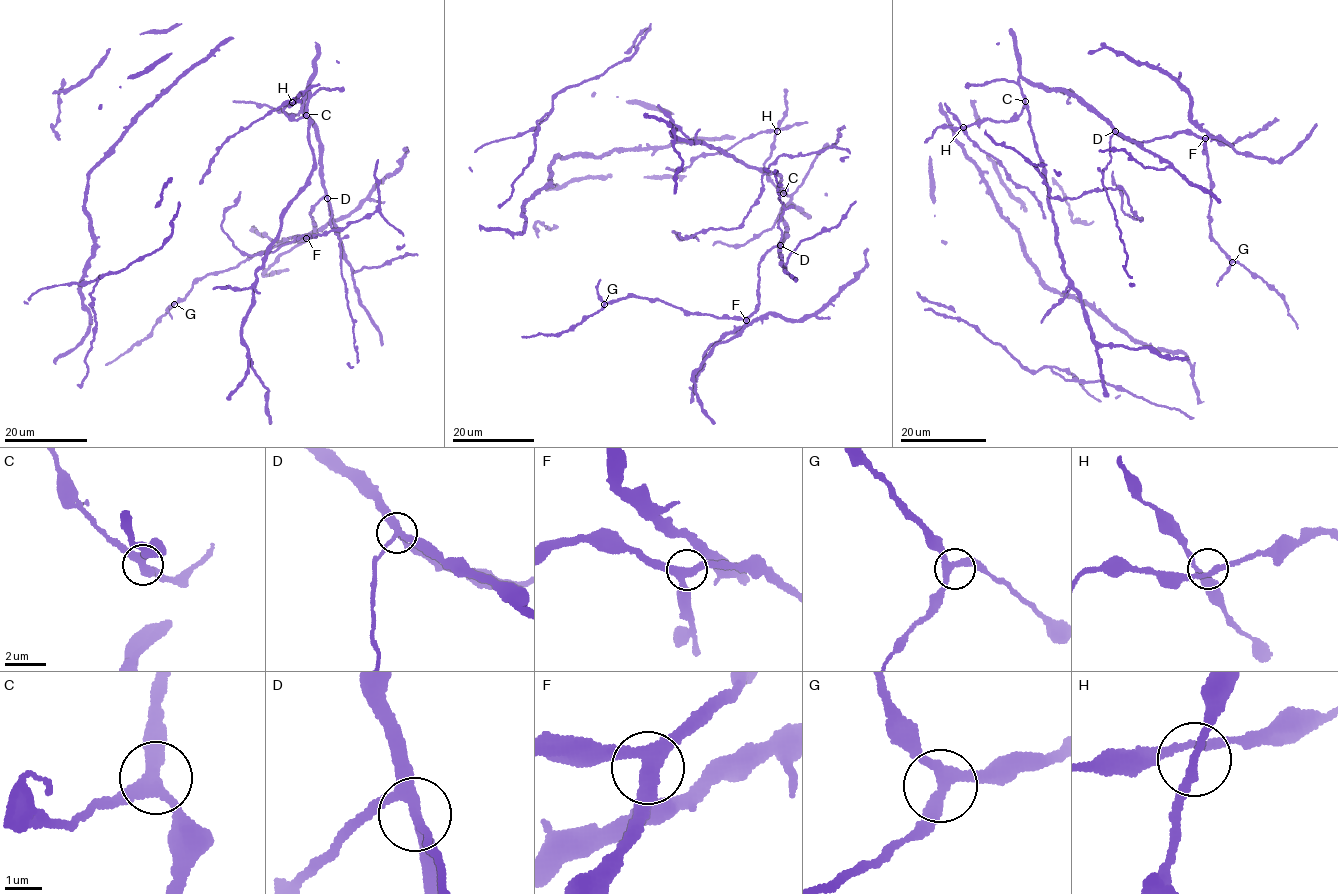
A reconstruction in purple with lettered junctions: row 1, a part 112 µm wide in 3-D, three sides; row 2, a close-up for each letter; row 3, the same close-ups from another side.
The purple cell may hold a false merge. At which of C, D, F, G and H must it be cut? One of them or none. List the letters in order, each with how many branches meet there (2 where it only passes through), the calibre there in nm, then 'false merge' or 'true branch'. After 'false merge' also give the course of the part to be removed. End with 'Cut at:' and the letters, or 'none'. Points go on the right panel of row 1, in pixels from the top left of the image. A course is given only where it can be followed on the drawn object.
C: branches 3; calibre 320 nm; true branch
D: branches 4; calibre 280 nm; false merge; course (1114, 131), (1102, 185), (1127, 254), (1124, 270), (1132, 278), (1132, 285), (1129, 283)
F: branches 4; calibre 360 nm; true branch
G: branches 3; calibre 280 nm; true branch
H: branches 4; calibre 190 nm; true branch
Cut at: D

